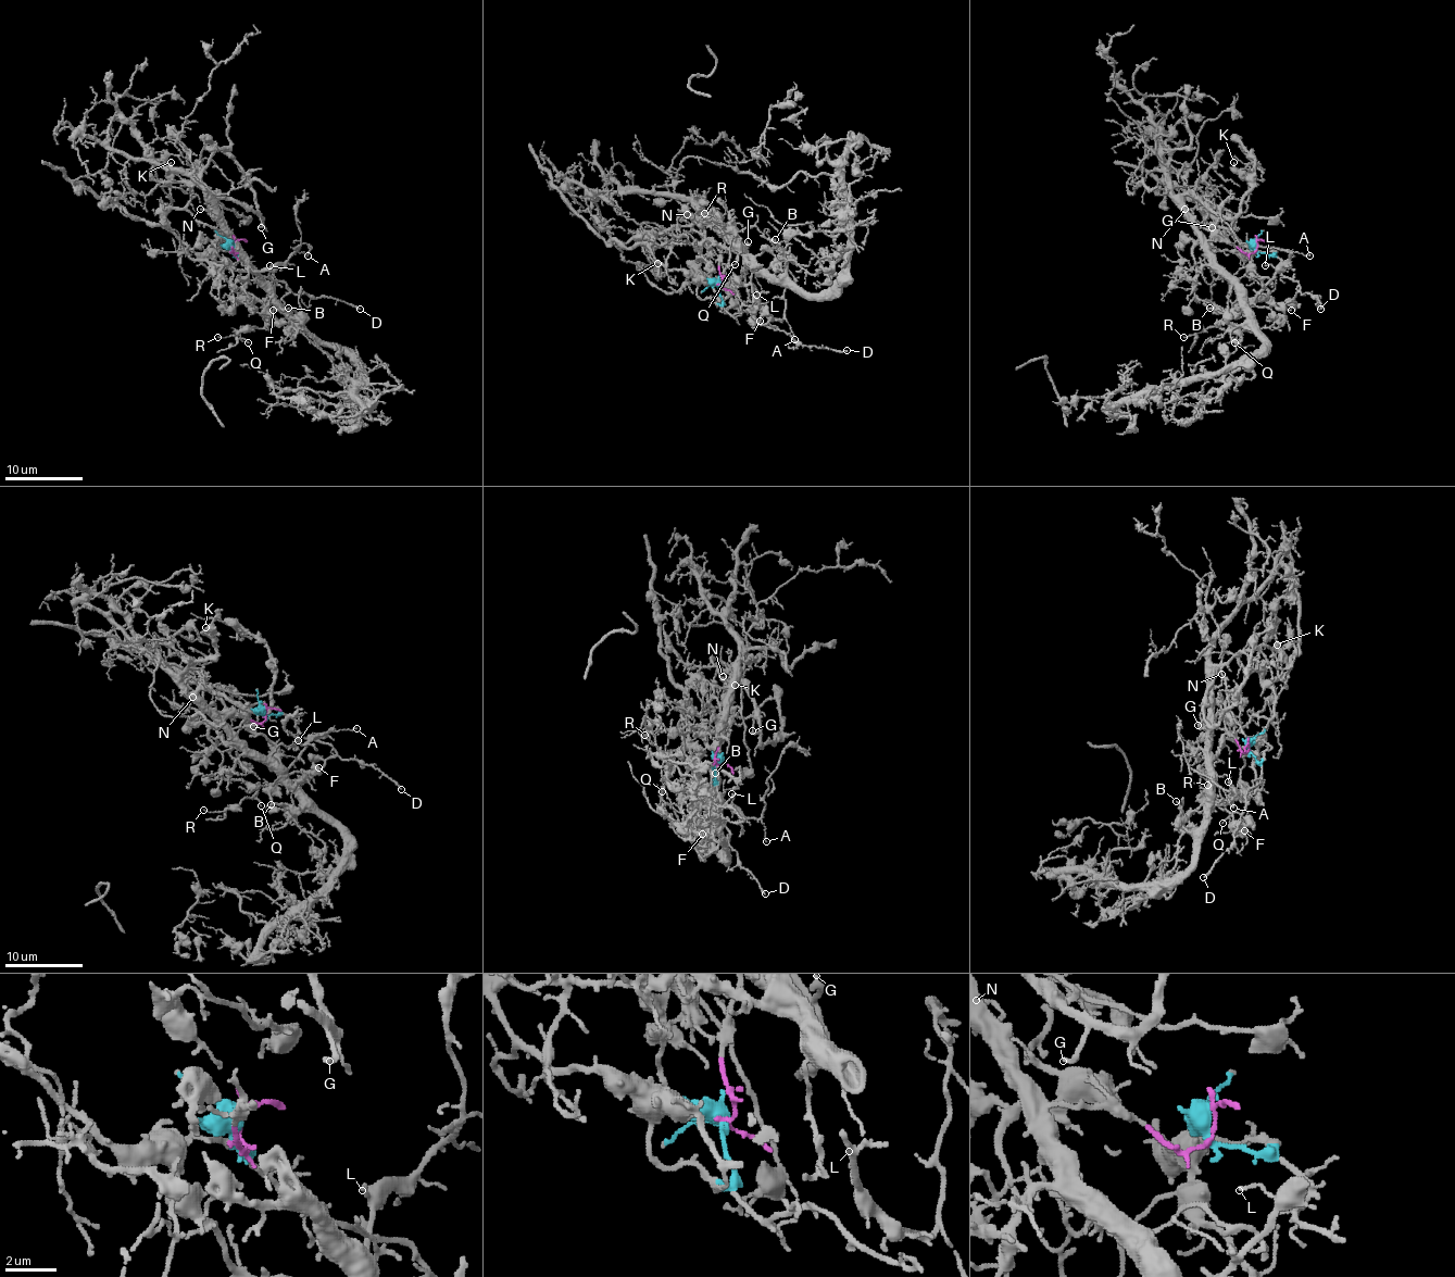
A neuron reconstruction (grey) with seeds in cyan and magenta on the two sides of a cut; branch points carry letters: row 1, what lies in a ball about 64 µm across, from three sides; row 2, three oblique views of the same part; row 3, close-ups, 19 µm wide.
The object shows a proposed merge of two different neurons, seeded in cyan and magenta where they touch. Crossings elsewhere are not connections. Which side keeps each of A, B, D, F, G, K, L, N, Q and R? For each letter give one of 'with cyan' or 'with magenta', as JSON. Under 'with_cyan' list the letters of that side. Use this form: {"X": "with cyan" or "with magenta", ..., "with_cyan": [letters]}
{"A": "with cyan", "B": "with magenta", "D": "with cyan", "F": "with cyan", "G": "with magenta", "K": "with cyan", "L": "with cyan", "N": "with magenta", "Q": "with cyan", "R": "with cyan", "with_cyan": ["A", "D", "F", "K", "L", "Q", "R"]}

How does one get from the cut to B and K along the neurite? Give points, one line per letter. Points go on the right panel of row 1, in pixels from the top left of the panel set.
B: (1256, 247), (1244, 252), (1224, 241), (1207, 243), (1207, 252), (1221, 268), (1246, 318), (1233, 324), (1209, 307)
K: (1256, 247), (1258, 252), (1274, 252), (1243, 252), (1233, 229), (1246, 208), (1249, 180), (1233, 162)

